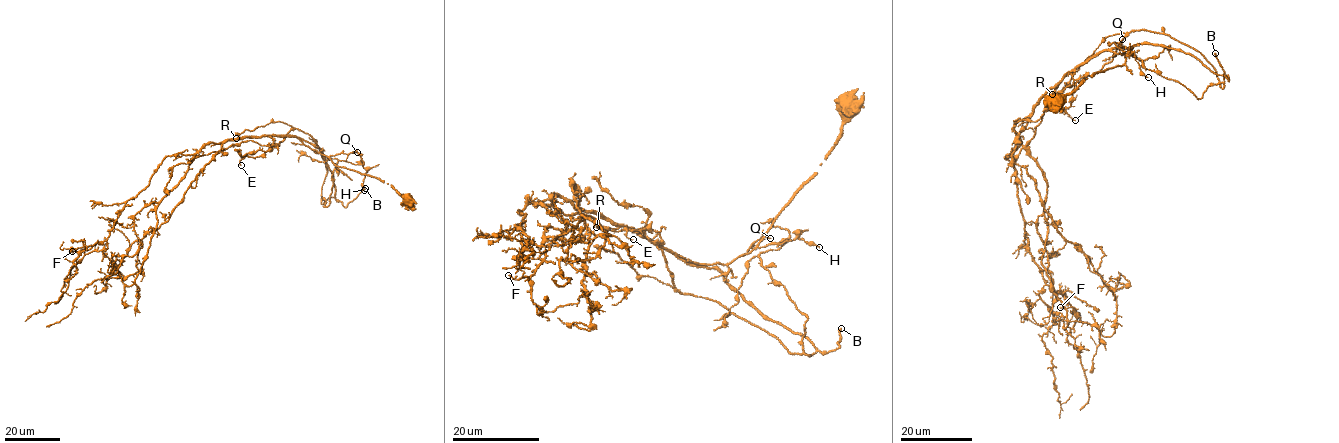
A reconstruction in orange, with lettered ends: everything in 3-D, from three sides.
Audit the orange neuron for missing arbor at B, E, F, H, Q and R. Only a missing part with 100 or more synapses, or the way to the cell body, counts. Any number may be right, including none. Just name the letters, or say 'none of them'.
B

